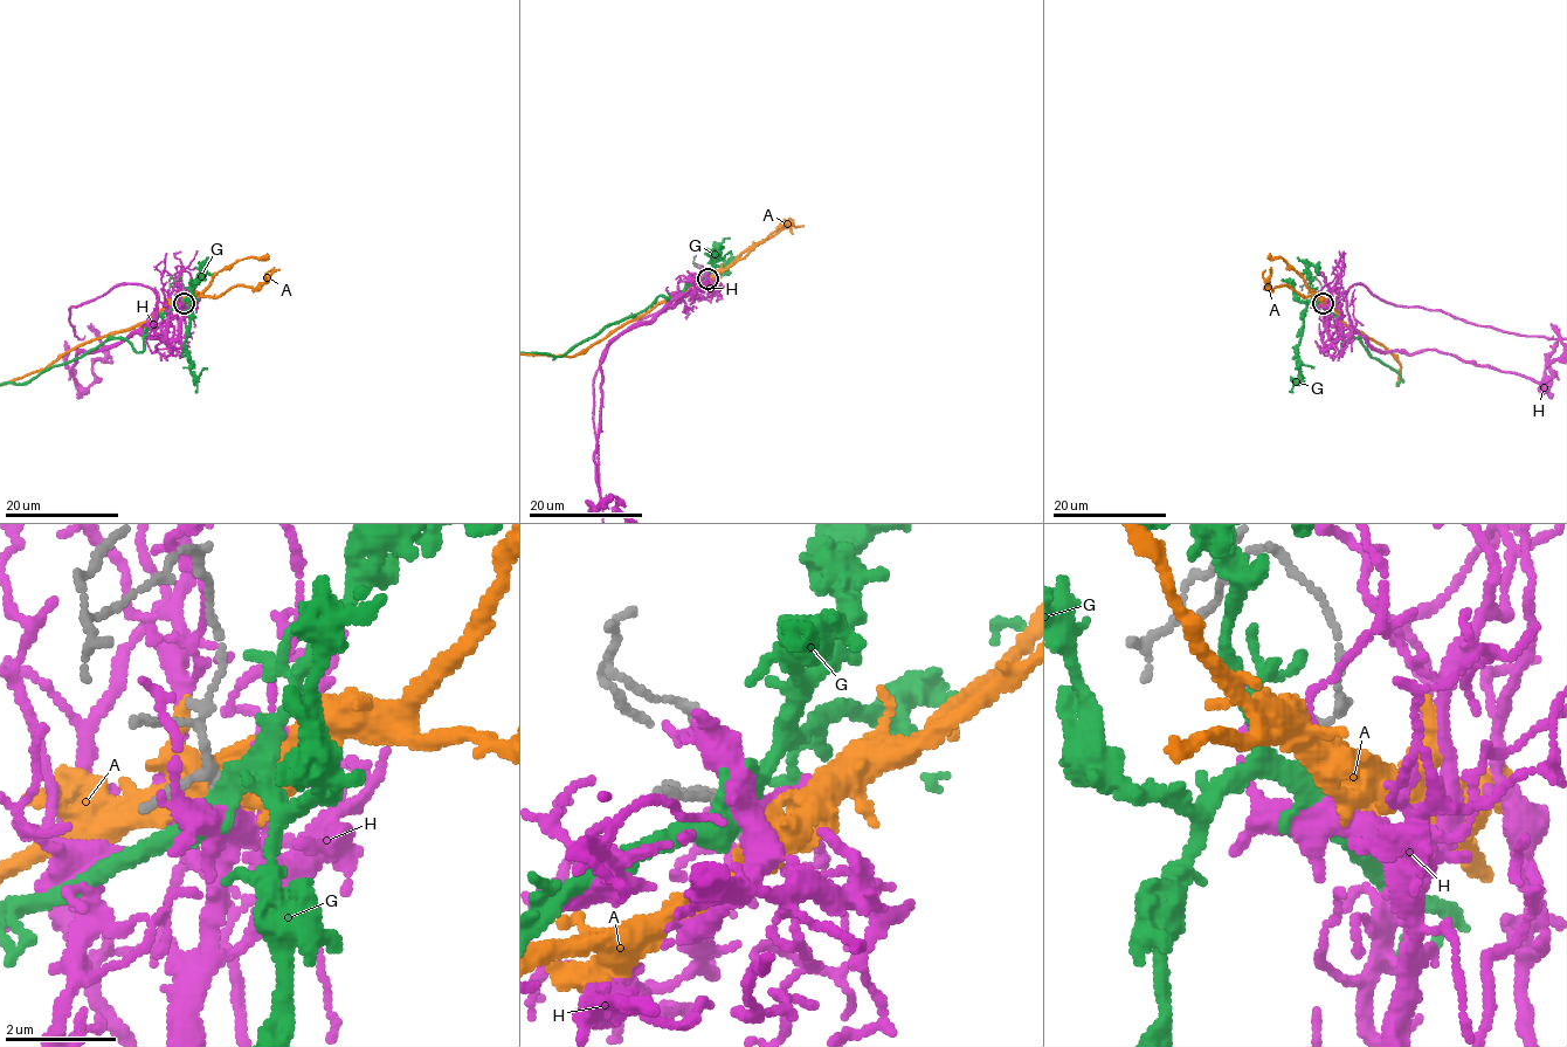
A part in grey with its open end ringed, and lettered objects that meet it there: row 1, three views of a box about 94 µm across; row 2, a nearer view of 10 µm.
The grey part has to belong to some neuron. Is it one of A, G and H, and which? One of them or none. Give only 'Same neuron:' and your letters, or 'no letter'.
Same neuron: H

